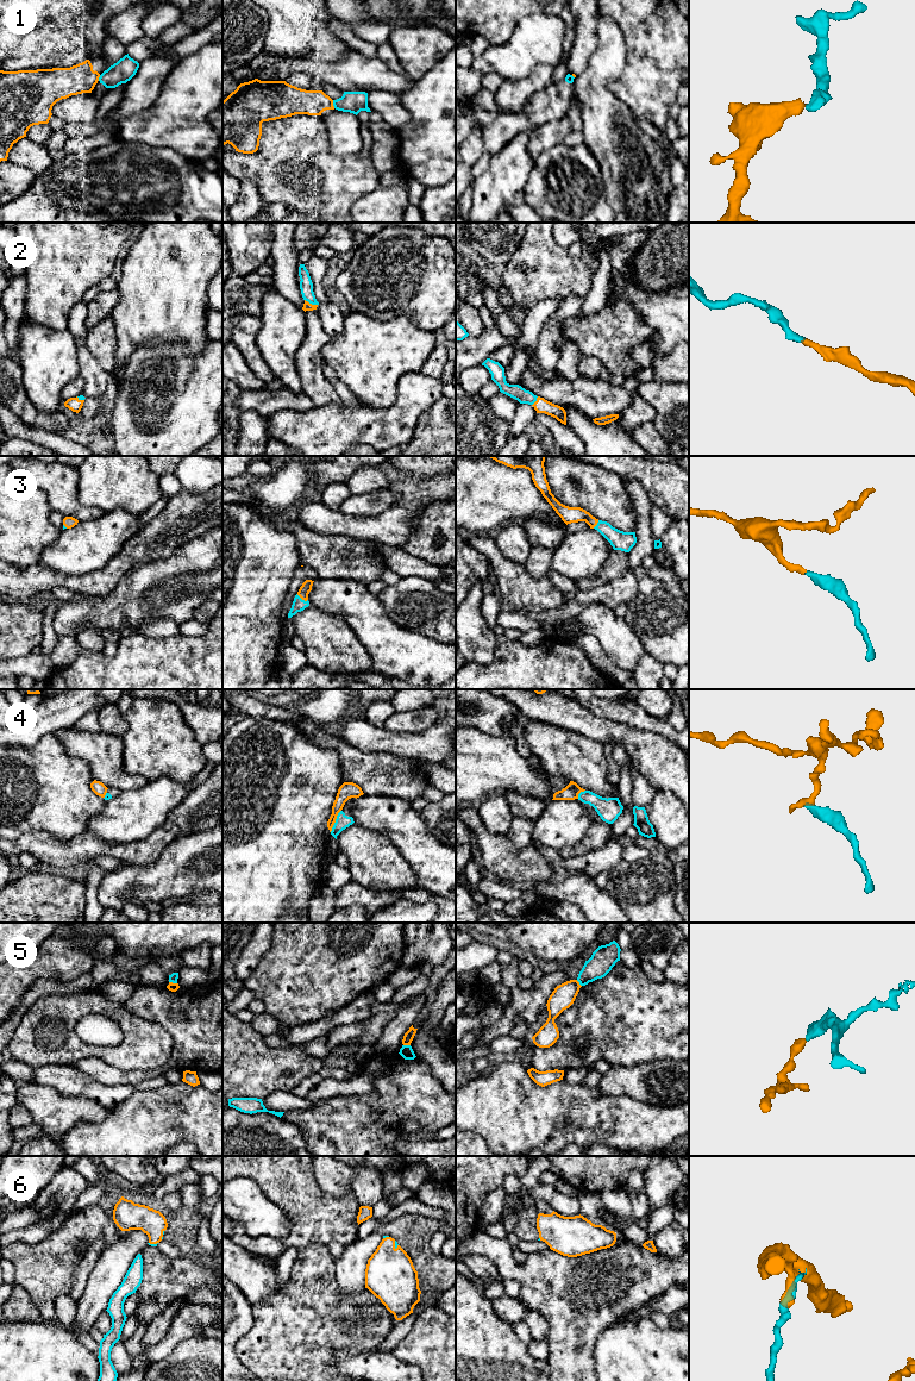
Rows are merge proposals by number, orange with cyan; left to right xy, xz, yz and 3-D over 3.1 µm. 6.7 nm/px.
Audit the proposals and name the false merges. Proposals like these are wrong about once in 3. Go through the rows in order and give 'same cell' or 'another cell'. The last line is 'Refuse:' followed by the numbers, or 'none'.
1: another cell
2: same cell
3: same cell
4: another cell
5: another cell
6: same cell
Refuse: 1, 4, 5

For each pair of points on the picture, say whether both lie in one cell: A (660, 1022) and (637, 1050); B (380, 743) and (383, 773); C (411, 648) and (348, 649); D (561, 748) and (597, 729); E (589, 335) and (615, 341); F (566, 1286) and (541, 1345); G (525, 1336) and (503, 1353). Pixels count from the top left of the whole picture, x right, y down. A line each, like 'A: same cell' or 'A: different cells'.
A: same cell
B: different cells
C: different cells
D: different cells
E: same cell
F: different cells
G: different cells

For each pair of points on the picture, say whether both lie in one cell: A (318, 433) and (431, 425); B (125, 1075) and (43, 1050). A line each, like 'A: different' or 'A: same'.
A: different
B: different

